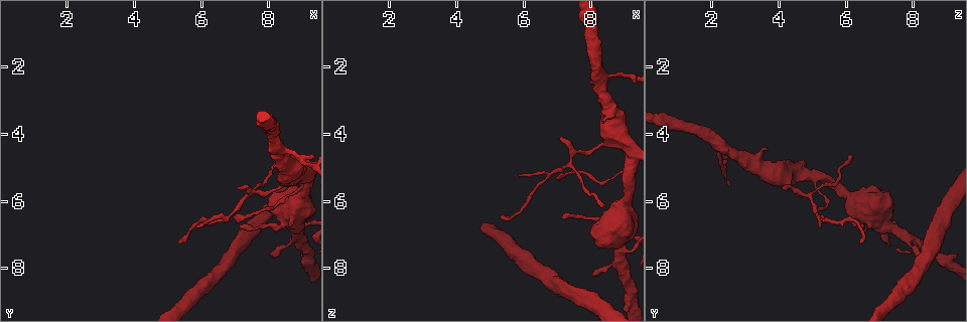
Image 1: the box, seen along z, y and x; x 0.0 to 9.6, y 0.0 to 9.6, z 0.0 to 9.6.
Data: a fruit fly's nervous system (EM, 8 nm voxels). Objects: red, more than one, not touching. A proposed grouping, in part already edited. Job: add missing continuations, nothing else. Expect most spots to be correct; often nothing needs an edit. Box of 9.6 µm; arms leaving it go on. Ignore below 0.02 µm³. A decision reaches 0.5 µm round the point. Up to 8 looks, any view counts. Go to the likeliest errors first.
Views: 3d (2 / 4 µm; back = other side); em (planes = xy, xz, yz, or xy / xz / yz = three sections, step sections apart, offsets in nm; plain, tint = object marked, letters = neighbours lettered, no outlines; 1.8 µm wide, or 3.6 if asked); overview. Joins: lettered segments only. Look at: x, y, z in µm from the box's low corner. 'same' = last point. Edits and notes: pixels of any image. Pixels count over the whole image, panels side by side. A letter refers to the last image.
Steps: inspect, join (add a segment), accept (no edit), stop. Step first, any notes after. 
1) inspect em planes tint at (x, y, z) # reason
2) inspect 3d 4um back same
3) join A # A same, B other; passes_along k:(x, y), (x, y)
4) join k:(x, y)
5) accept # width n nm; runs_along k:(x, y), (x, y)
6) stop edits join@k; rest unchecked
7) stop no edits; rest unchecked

inspect 3d 4um at (8.90, 5.10, 4.10) # small branch off a trunk

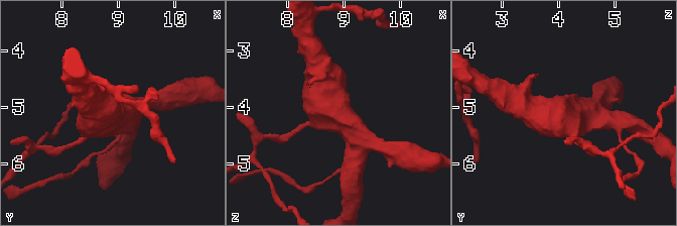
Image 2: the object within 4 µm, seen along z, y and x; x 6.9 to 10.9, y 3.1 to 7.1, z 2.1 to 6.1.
inspect em 3.6um planes tint at (8.90, 5.20, 4.10) # arms 3

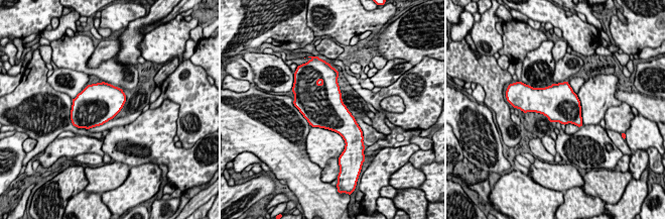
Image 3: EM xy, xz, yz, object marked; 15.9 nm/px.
inspect em 3.6um planes letters same

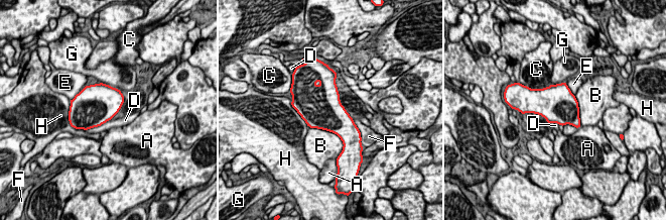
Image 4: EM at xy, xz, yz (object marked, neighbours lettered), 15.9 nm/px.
accept # width 600 nm; A other, B other, C other, D other, E other, F other, G other, H other; border 4:(110, 119), (86, 130); none of them fits

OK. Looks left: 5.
inspect em planes plain at (8.00, 7.60, 8.25) # free end

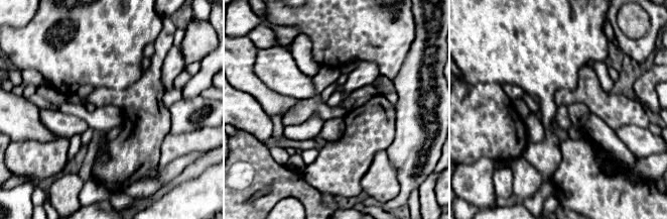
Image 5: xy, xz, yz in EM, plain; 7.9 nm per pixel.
inspect em planes letters same # what lies round it

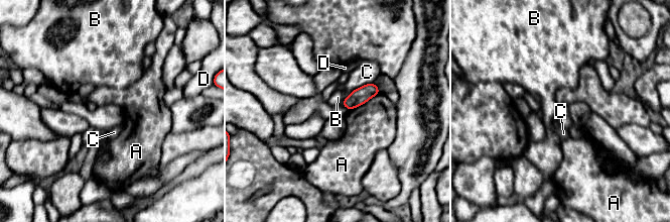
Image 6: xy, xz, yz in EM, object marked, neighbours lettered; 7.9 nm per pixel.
accept # width 120 nm; A other, B other, C other, D other; border 6:(345, 99), (341, 104); none of them fits

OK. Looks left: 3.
inspect 3d 2um at (7.05, 5.60, 4.10) # free end

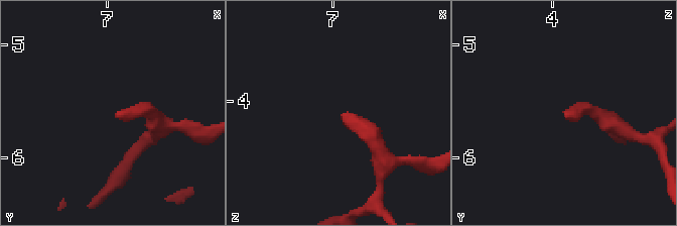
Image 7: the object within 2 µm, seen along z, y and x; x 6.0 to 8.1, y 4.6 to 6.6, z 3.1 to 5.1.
inspect em xy step 16 letters at (7.08, 5.58, 4.12)

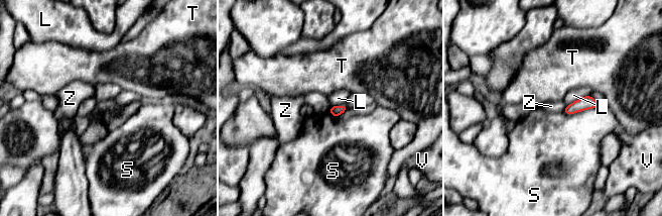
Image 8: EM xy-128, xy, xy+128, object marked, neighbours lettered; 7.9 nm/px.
accept # L other, S other, T other, V other, Z other; border 8:(567, 105), (562, 111); no lettered segment goes on from it

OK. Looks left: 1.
stop no edits; rest unchecked

